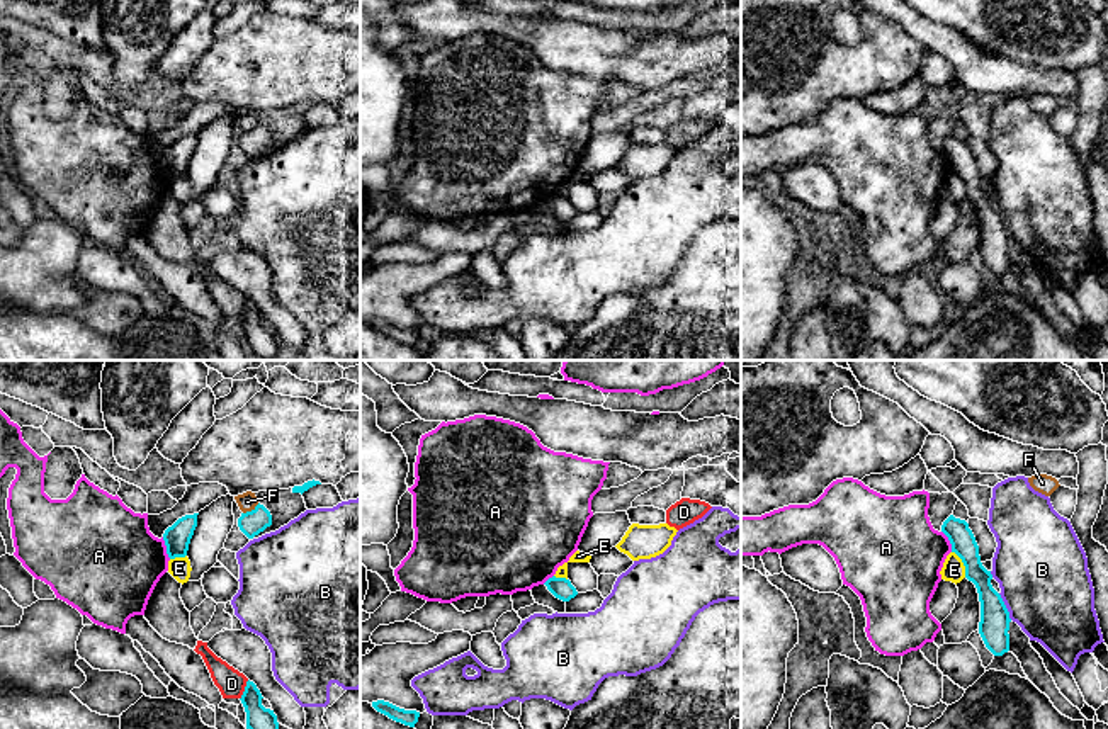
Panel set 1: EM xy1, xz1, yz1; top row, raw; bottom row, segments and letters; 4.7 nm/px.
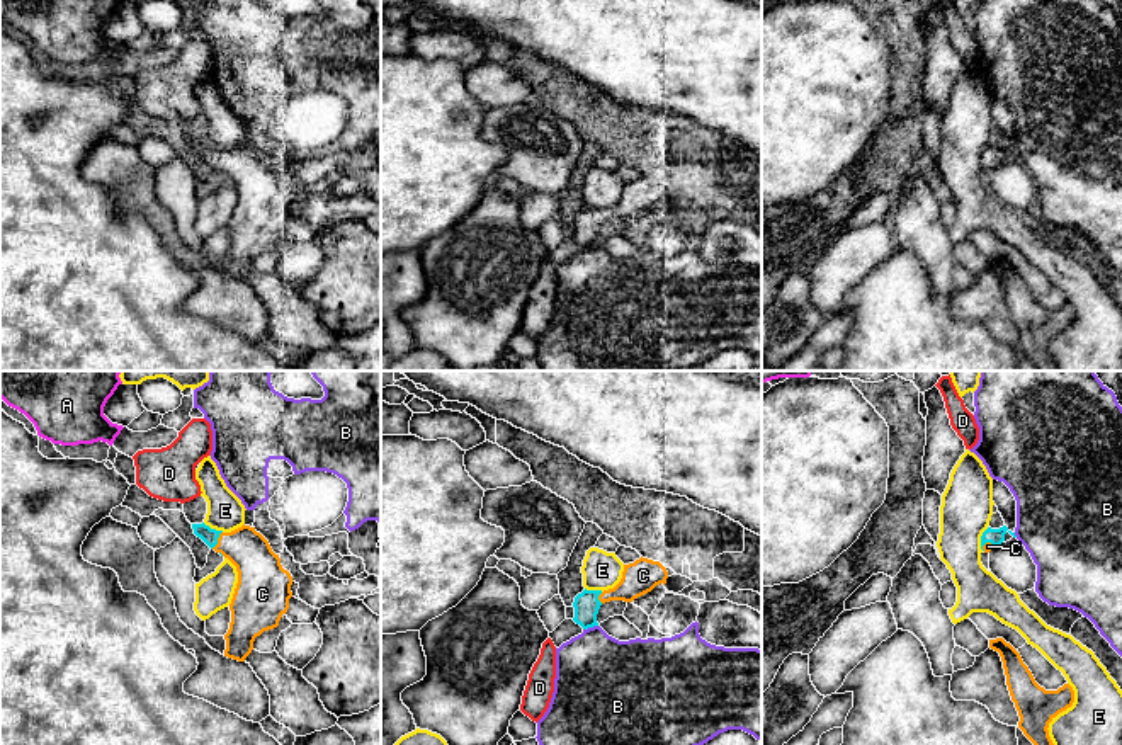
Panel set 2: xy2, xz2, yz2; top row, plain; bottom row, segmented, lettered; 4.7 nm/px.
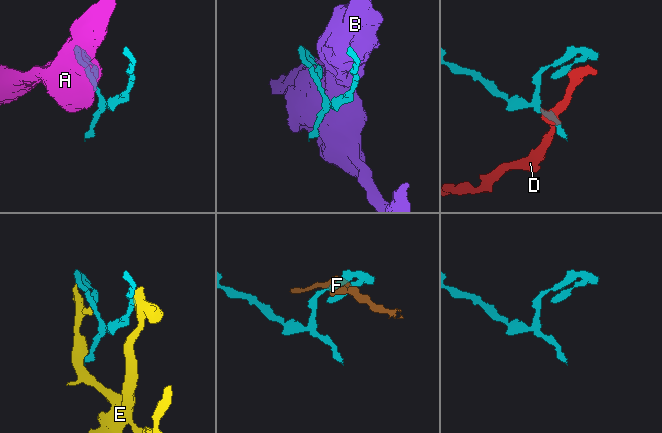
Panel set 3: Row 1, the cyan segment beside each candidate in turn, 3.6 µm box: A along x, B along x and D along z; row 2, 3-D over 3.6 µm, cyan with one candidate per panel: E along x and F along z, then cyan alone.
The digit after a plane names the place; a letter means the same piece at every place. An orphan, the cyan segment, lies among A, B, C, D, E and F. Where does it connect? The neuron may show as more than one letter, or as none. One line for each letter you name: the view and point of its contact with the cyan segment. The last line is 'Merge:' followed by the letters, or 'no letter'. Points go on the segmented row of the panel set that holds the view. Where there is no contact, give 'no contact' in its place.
C: xy2 (216, 540)
Merge: C

